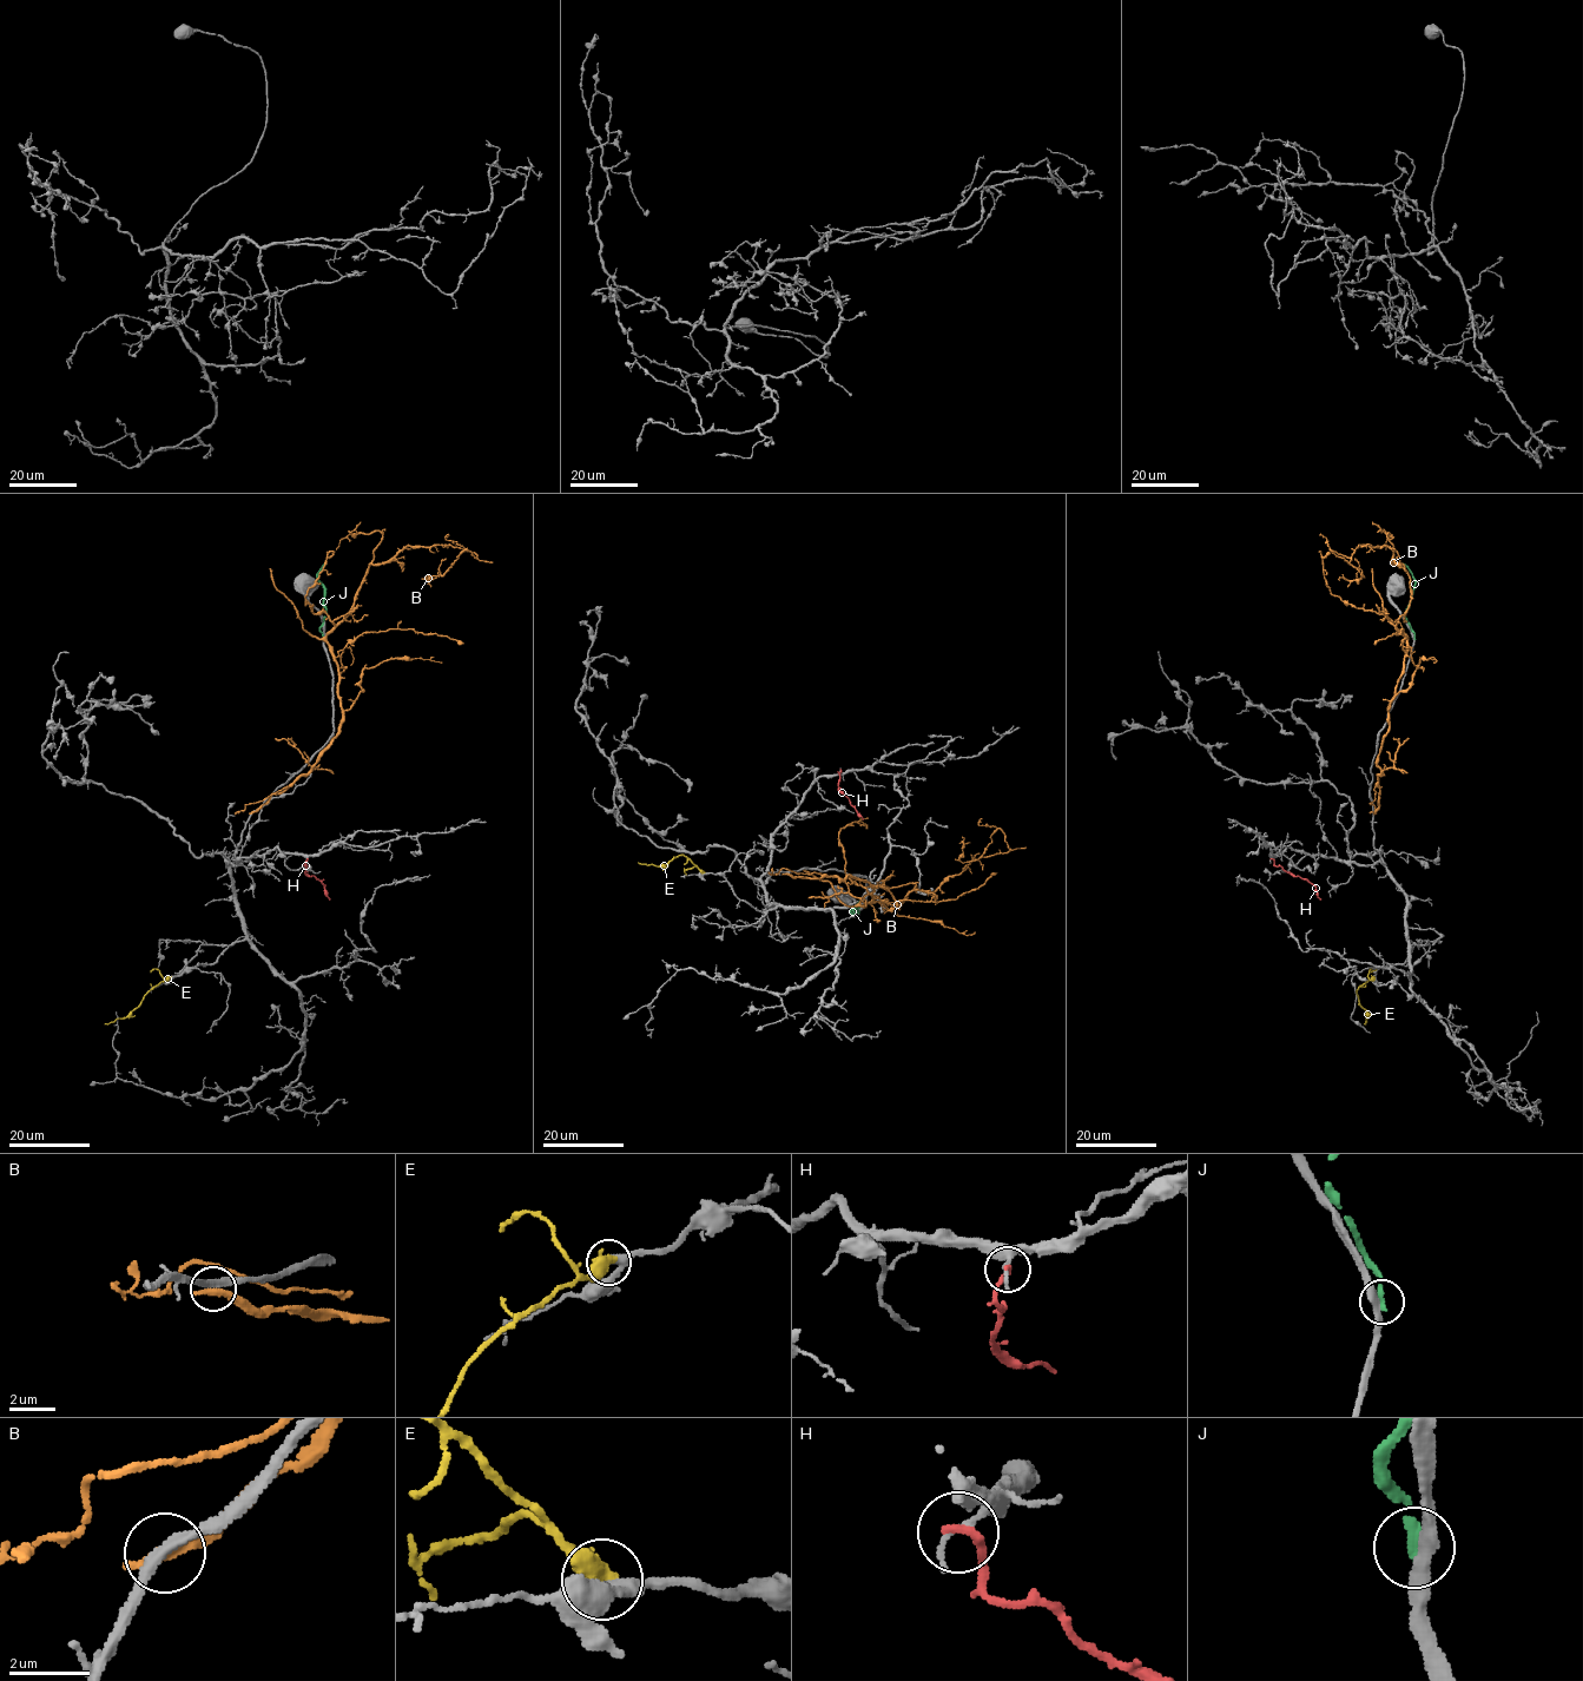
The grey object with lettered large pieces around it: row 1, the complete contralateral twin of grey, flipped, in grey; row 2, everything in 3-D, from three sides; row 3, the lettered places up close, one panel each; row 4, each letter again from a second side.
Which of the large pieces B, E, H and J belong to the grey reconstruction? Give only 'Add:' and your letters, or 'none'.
Add: E

